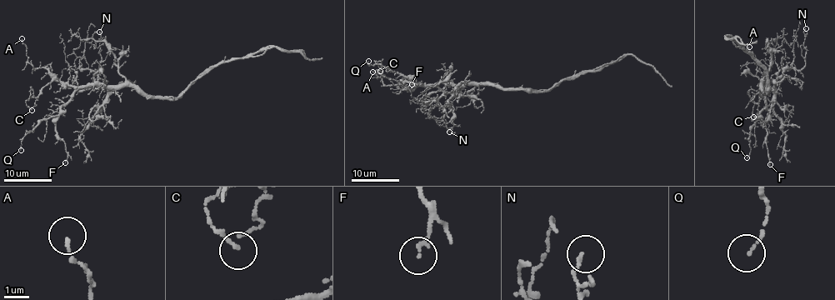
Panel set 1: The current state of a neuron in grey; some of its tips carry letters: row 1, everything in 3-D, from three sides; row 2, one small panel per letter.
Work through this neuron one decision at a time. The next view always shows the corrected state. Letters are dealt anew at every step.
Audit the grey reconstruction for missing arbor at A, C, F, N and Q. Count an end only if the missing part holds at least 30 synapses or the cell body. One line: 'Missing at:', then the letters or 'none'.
Missing at: none

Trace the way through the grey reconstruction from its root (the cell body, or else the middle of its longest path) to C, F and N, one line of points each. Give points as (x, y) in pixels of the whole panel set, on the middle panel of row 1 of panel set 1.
C: (519, 88), (437, 82), (406, 88), (374, 70), (380, 71)
F: (519, 88), (442, 82), (413, 84), (407, 77), (403, 83), (410, 82), (412, 84)
N: (519, 88), (463, 84), (447, 102), (450, 110), (442, 122), (450, 129), (449, 132)

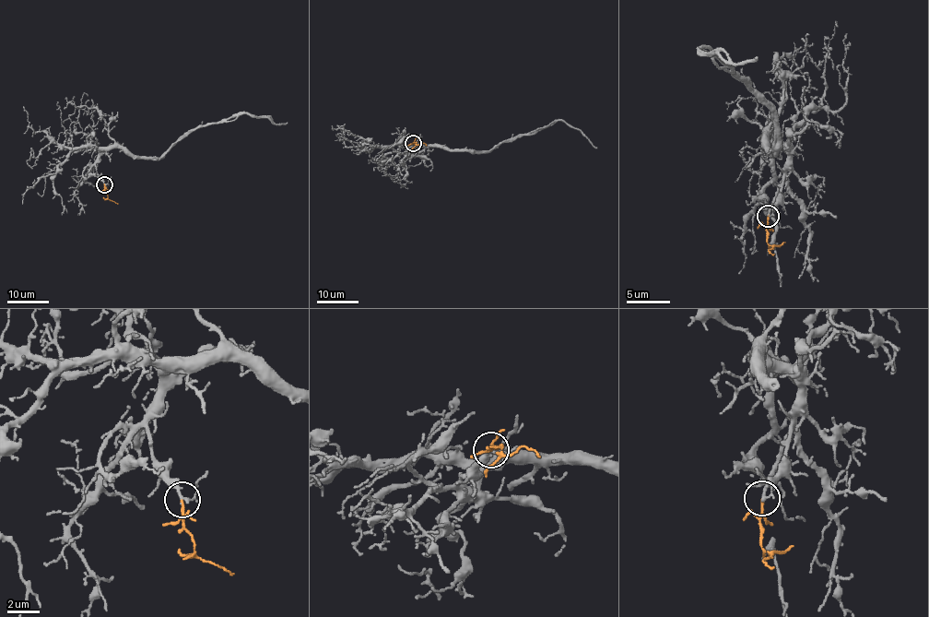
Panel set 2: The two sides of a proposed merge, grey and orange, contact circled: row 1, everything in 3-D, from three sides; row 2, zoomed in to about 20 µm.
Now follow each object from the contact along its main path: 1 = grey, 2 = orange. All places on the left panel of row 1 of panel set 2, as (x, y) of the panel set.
1: (104, 183), (96, 171), (100, 151), (107, 148), (161, 157), (197, 128), (244, 113), (288, 122)
2: (104, 183), (107, 198), (118, 204)

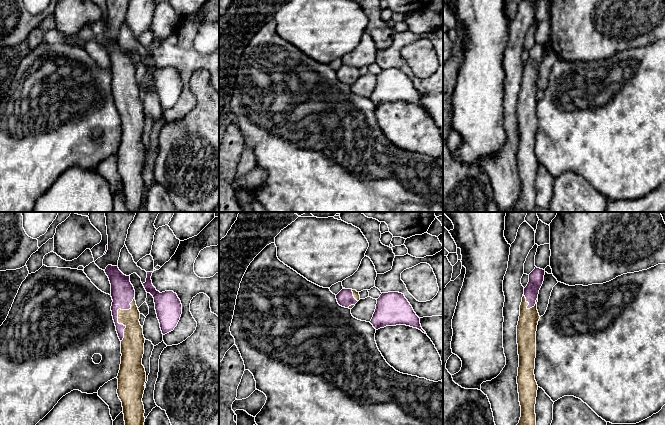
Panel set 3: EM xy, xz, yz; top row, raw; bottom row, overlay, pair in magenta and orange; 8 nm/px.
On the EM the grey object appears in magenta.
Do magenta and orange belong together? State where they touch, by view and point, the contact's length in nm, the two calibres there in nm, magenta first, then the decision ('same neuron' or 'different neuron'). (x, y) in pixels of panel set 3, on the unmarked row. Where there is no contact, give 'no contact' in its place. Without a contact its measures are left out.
meets magenta in xy at (117, 91); contact 380 nm long; 190 nm thick on the magenta side, 170 nm on the other; same neuron

